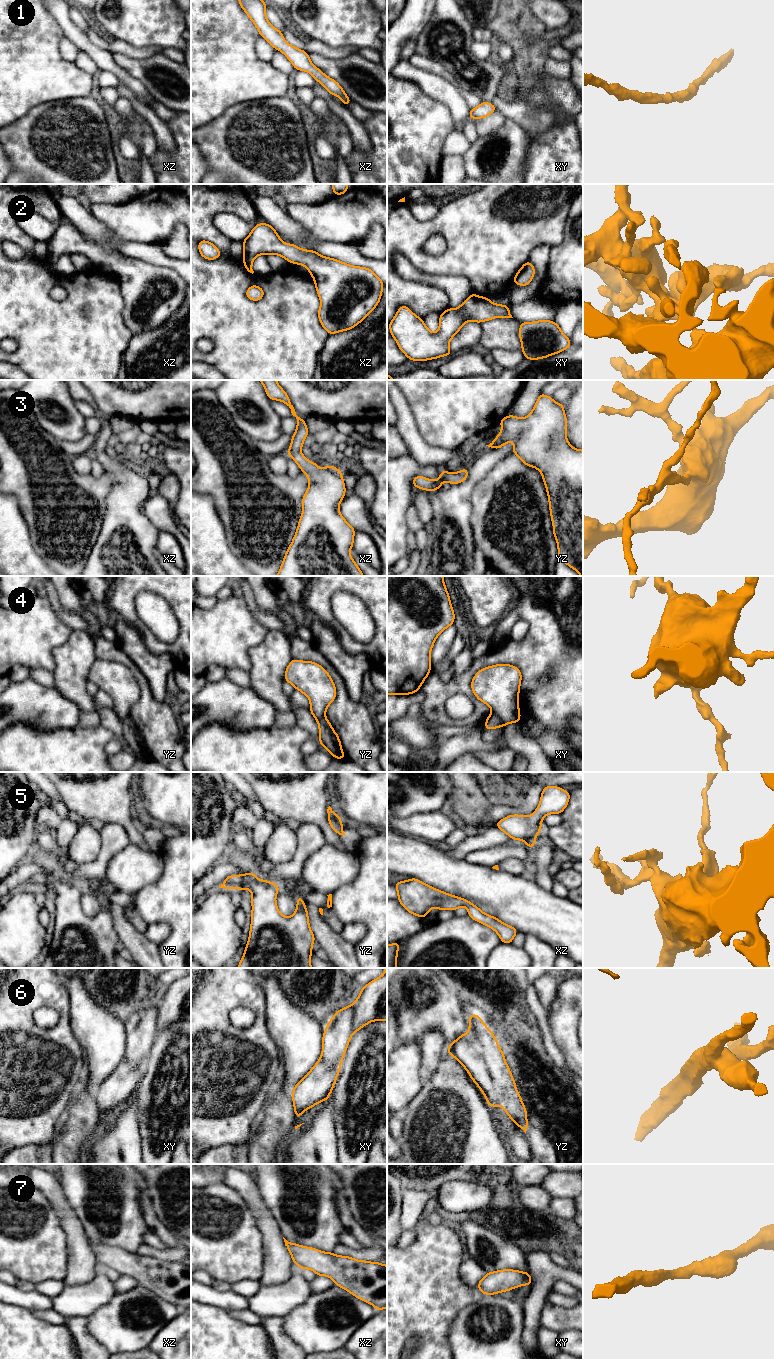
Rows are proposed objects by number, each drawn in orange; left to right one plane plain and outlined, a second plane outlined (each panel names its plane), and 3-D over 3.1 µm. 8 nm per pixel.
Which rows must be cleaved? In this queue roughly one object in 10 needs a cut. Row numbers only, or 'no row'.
4

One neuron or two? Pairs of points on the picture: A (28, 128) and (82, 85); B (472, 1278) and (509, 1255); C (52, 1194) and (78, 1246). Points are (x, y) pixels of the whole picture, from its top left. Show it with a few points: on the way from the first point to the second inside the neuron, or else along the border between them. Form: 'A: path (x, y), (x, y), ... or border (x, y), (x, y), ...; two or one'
A: border (87, 95), (45, 101), (41, 104); two
B: border (466, 1255), (473, 1258), (486, 1272); two
C: path (62, 1207), (75, 1233); one

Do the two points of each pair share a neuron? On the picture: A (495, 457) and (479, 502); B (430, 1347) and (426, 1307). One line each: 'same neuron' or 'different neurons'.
A: different neurons
B: same neuron

